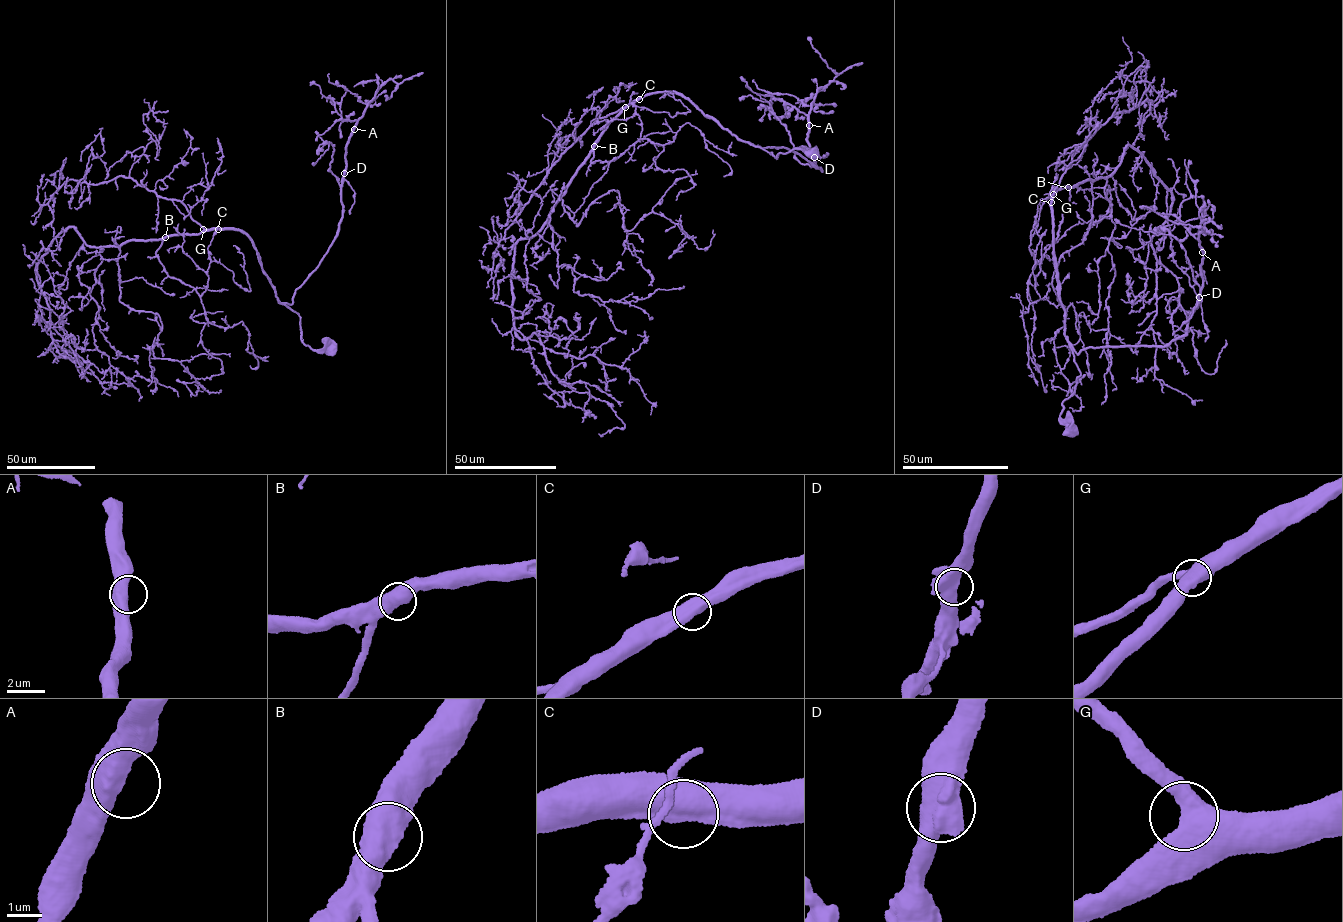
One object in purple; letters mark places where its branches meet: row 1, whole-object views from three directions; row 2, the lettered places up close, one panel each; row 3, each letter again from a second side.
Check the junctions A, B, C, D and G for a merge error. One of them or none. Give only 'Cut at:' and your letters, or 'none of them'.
Cut at: none of them

